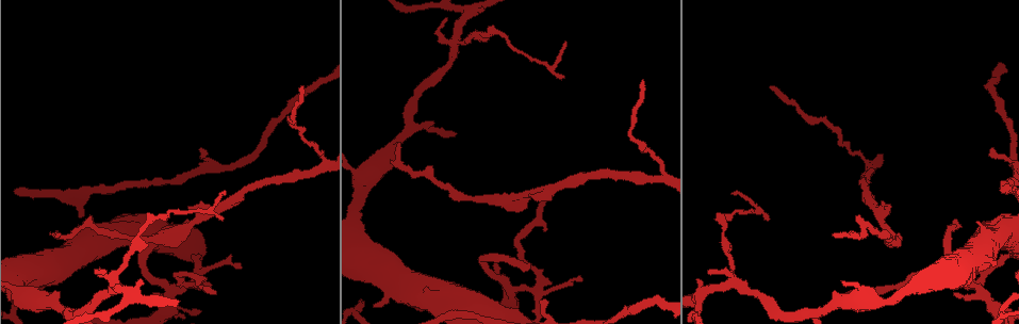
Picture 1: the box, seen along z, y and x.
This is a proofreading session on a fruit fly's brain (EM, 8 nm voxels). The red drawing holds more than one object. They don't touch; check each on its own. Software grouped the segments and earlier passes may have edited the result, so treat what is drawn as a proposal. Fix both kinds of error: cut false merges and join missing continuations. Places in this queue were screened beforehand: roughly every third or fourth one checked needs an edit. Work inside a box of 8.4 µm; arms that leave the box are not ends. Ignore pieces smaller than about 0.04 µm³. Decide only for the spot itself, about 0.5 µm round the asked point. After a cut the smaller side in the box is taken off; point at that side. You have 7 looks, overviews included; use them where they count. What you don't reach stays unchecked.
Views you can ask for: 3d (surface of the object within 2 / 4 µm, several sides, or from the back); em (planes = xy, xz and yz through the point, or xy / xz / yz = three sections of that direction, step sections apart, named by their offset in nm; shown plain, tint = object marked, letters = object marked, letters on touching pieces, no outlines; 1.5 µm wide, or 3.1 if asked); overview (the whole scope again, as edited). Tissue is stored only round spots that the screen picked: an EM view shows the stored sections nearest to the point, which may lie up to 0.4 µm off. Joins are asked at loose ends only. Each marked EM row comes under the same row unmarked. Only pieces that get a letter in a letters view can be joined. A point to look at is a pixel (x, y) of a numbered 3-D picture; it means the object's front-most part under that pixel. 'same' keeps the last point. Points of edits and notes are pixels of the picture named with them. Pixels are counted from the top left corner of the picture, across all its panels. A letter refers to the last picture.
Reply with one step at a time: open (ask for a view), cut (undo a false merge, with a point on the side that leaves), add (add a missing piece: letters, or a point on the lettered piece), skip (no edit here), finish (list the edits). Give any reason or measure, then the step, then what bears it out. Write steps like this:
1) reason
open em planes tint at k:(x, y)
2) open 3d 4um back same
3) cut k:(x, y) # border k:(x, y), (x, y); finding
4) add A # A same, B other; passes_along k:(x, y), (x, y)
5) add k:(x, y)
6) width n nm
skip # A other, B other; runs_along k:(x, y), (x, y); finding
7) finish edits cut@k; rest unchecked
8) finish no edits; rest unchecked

thick end
open 3d 2um at 1:(997, 264)

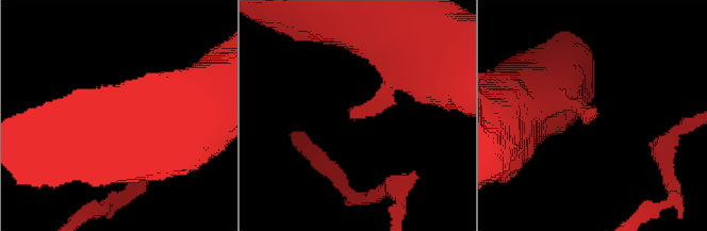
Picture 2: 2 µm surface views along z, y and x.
need the tissue
open em xy step 8 letters at 2:(352, 113)

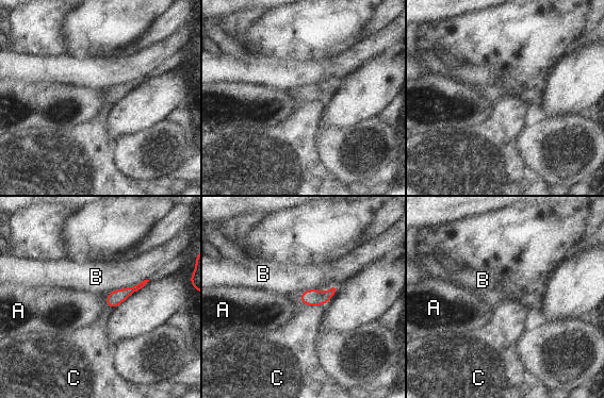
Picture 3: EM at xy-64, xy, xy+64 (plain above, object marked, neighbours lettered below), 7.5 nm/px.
skip # A other, B other, C other; border 3:(107, 294), (105, 303), (111, 309); none of them fits

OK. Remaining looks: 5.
open em yz step 8 tint at 1:(513, 291)

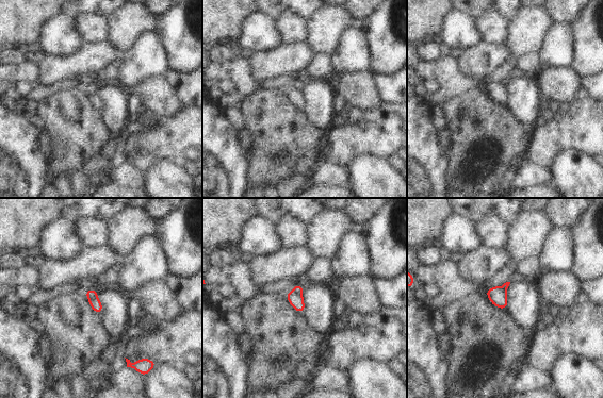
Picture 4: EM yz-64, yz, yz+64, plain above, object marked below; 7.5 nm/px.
cut it another way
open em planes letters same

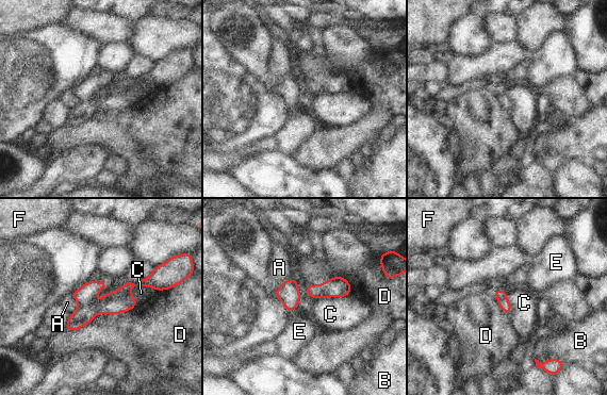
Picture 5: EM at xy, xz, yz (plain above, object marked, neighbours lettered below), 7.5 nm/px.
cut 5:(121, 305) # A other, B other, C other, D other, E other, F other; border 5:(111, 297), (98, 307), (97, 313); a second cell is stuck on

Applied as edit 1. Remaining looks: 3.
long arm stops here
open em planes letters at 1:(879, 291)

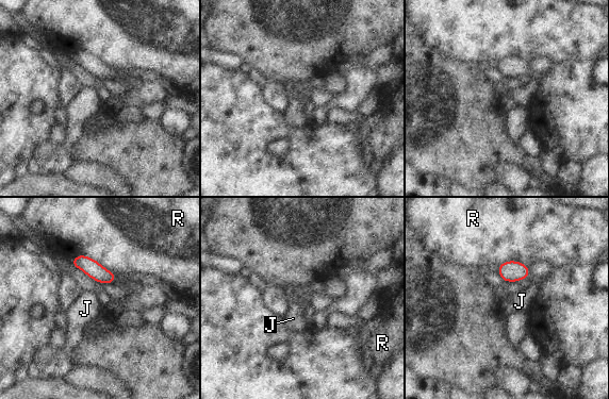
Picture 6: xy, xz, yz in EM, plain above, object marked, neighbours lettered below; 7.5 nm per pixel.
skip # J other, R other; border 6:(80, 253), (94, 258), (114, 273); no lettered piece goes on from it

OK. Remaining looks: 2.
finish edits cut@5; rest unchecked

